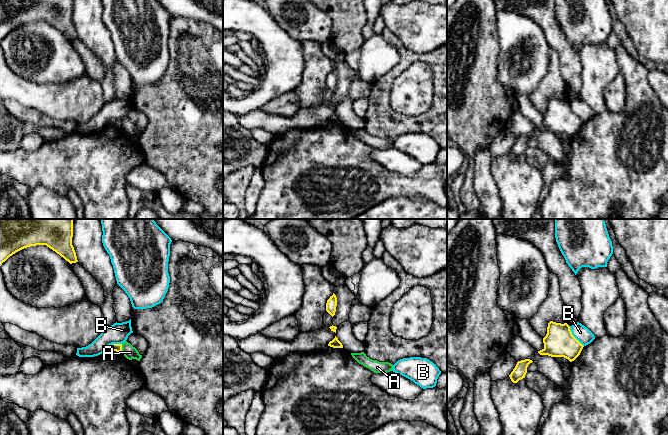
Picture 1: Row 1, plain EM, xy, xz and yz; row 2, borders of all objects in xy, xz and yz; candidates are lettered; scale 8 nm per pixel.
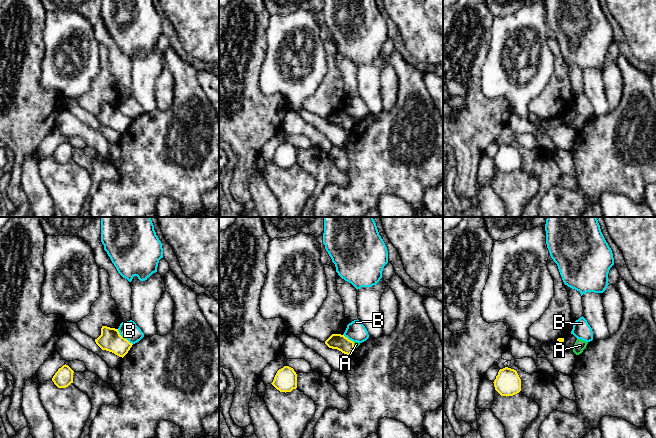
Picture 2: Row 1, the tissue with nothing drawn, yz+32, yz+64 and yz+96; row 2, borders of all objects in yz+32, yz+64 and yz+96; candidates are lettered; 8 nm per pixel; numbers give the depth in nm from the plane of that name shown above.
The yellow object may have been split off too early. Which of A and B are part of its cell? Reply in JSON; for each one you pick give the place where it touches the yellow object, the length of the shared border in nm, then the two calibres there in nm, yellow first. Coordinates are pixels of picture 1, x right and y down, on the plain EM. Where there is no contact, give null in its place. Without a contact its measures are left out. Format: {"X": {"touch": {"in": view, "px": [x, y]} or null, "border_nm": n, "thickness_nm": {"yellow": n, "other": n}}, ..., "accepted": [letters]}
{"accepted": []}

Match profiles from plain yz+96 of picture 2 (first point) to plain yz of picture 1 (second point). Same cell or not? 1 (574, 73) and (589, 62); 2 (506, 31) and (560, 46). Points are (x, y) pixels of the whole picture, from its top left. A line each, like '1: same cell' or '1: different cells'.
1: different cells
2: different cells

